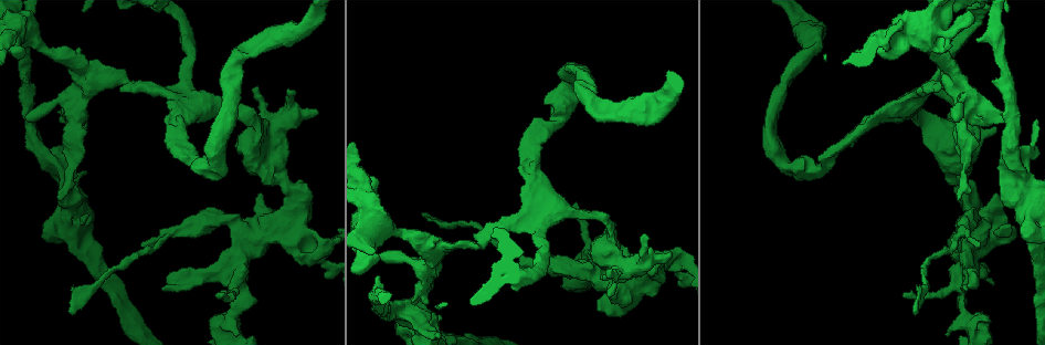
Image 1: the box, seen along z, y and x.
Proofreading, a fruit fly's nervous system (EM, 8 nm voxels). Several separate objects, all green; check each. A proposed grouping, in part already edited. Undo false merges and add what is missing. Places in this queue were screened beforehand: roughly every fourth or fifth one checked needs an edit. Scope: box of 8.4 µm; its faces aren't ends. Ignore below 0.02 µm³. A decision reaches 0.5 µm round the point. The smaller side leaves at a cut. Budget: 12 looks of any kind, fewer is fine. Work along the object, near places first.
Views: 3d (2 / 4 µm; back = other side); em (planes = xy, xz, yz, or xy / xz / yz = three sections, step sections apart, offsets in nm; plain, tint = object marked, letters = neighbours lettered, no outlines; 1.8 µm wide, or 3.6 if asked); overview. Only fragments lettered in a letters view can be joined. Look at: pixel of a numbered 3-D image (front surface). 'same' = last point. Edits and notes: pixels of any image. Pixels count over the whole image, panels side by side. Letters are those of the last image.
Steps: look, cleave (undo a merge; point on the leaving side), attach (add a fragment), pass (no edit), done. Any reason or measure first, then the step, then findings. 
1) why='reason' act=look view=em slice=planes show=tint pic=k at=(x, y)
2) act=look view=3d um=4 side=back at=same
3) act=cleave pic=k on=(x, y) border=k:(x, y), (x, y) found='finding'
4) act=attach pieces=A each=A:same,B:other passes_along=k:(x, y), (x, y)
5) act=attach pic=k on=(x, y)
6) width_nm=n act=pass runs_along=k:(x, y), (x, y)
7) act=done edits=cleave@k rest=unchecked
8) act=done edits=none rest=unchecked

why='end of a long branch' act=look view=em slice=planes show=letters pic=1 at=(424, 212)

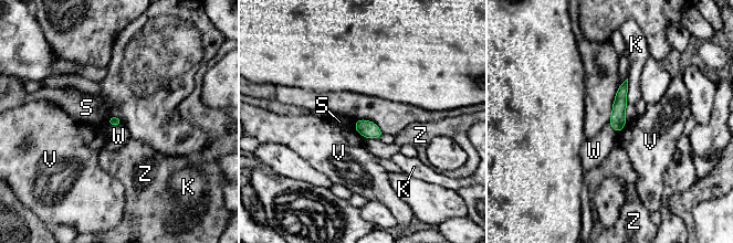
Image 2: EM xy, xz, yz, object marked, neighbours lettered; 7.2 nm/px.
longest_contact=K:180nm act=pass each=K:other,S:other,V:other,W:other,Z:other runs_along=2:(625, 85), (618, 108), (617, 128) found='no lettered fragment goes on from it'

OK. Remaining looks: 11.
why='thick turns thin' act=look view=em slice=yz step=8 show=tint pic=1 at=(325, 244)

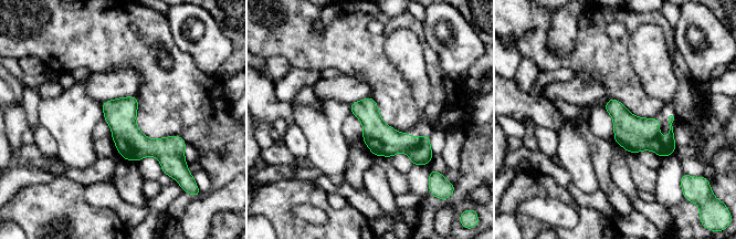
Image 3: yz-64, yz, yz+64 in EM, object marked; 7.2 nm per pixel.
why='cut it another way' act=look view=em slice=planes show=letters at=same

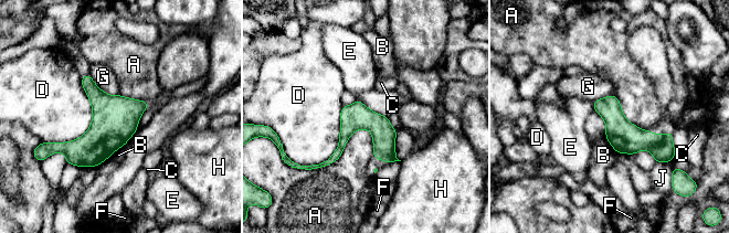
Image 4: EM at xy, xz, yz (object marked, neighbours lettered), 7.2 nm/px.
width_nm=190 act=pass each=A:other,B:other,C:other,D:other,E:other,F:other,G:other,H:other,J:other border=4:(371, 133), (310, 170) found='continuous, no second neuron'

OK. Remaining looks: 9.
why='thick turns thin' act=look view=3d um=2 pic=1 at=(232, 314)

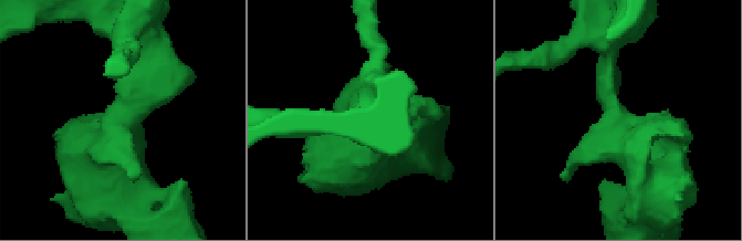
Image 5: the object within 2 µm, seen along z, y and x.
act=look view=em slice=yz step=8 show=tint pic=5 at=(613, 112)

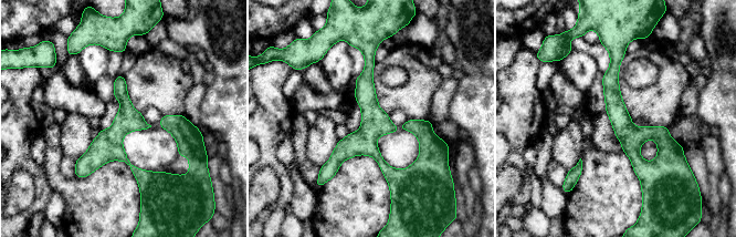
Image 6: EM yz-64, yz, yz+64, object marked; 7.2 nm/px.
why='another direction' act=look view=em slice=xy step=4 show=letters at=same

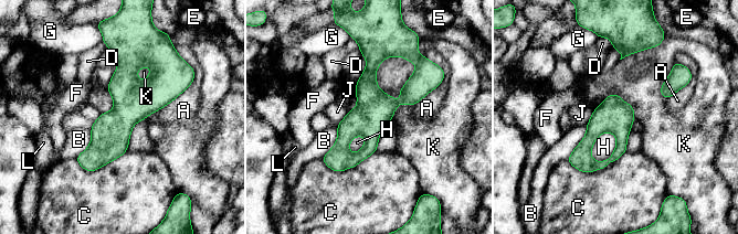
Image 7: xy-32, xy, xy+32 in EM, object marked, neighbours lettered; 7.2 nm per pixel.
act=pass each=A:other,B:other,C:other,D:other,E:other,F:other,G:other,H:other,J:other,K:other,L:other runs_along=7:(117, 49), (125, 115), (88, 168) found='all the same neuron'

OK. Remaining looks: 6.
why='four arms meet' act=look view=3d um=2 pic=1 at=(539, 212)

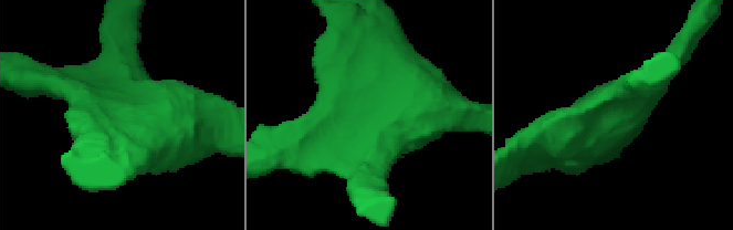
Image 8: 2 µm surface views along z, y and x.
arms=4 why='now the EM' act=look view=em slice=yz step=4 show=letters pic=8 at=(368, 119)

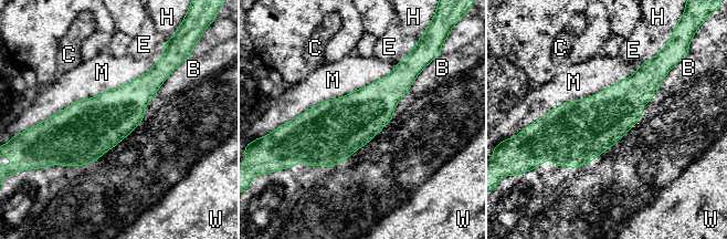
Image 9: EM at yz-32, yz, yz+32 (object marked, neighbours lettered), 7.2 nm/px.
act=look view=em slice=xz step=16 show=letters at=same

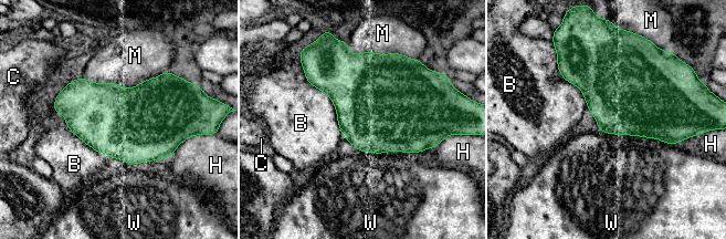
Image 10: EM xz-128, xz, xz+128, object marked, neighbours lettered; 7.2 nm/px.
width_nm=320 act=pass each=B:other,C:other,H:other,M:other,W:other found='one neuron here'

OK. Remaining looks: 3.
why='calibre changes' act=look view=em slice=planes show=letters pic=1 at=(937, 26)

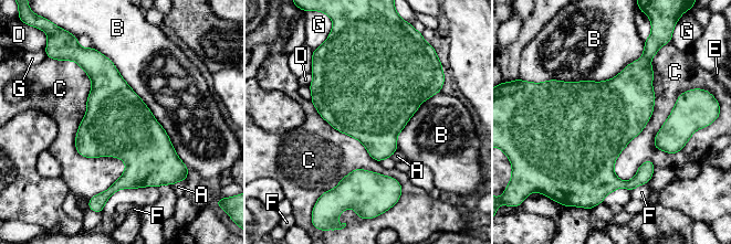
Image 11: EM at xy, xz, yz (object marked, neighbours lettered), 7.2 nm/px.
act=pass each=A:other,B:other,C:other,D:other,E:other,F:other,G:other border=11:(74, 62), (96, 195) found='one neuron here'

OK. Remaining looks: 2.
act=done edits=none rest=unchecked

